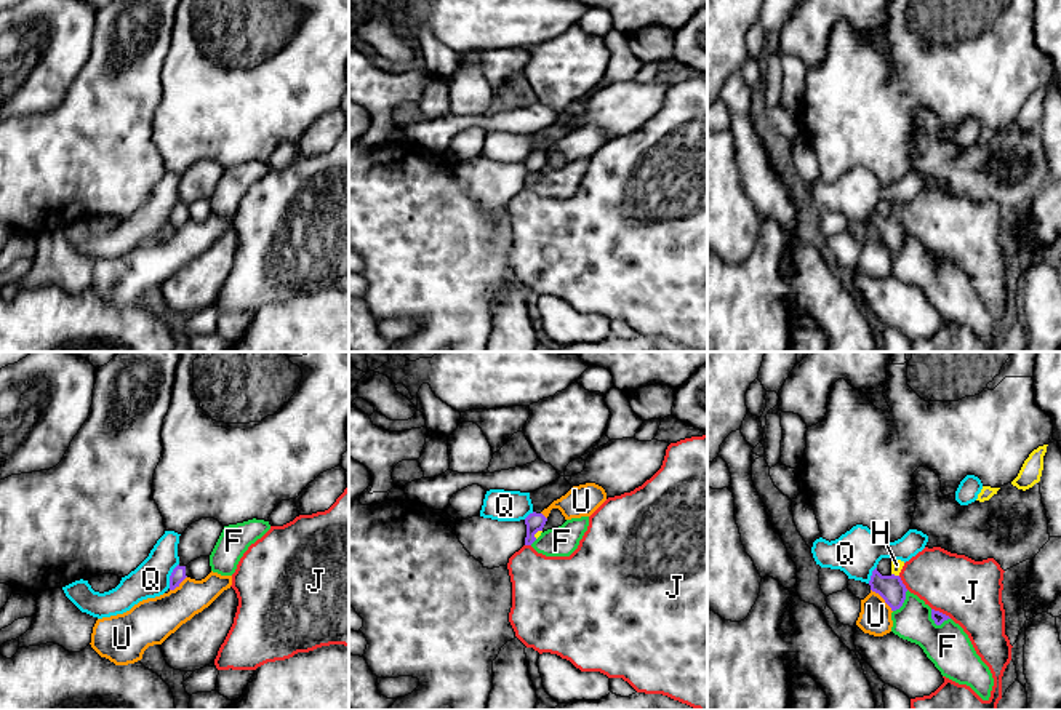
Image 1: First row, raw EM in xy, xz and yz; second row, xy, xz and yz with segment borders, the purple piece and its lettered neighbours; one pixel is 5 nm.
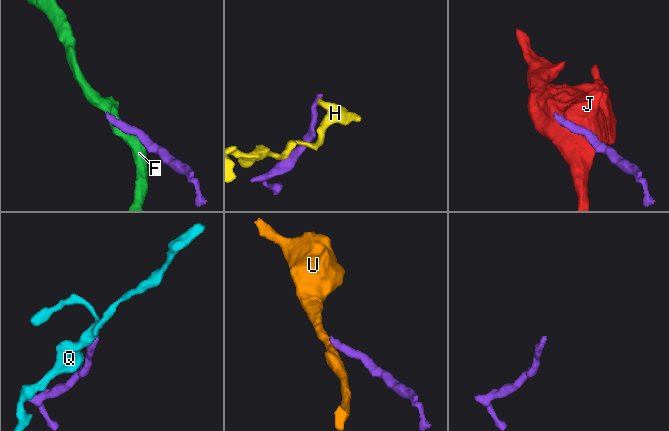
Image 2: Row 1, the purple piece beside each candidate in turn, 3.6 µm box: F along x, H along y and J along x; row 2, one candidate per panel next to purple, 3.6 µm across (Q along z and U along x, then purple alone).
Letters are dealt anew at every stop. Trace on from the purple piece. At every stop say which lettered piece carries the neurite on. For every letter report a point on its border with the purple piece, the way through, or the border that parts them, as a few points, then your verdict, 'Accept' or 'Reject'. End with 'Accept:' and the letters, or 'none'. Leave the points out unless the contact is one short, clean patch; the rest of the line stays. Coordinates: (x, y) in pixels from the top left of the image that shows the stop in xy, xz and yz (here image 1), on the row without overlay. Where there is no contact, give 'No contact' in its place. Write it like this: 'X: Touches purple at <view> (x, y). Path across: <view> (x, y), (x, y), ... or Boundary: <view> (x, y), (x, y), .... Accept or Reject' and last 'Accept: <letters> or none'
F: Touches purple at yz (936, 266). Reject
H: Touches purple at yz (893, 216). Boundary: yz (892, 215), (898, 218). Reject
J: Touches purple at yz (941, 255). Reject
Q: Touches purple at xy (170, 218). Boundary: xy (178, 205), (170, 218), (168, 229). Reject
U: Touches purple at yz (884, 240). Boundary: yz (871, 231), (892, 253). Reject
Accept: none

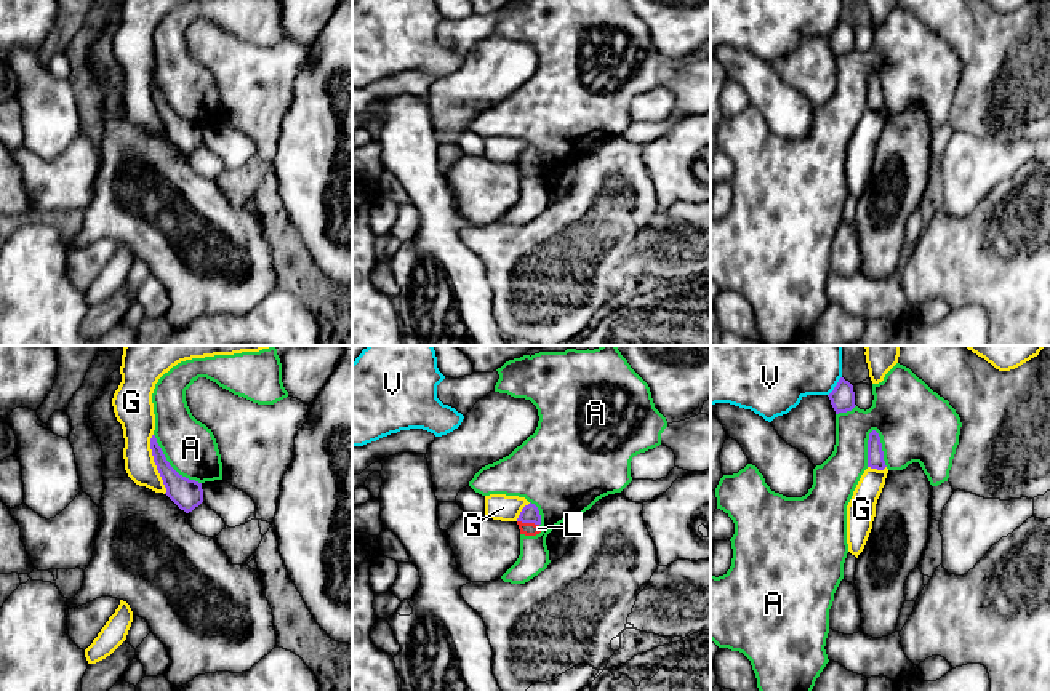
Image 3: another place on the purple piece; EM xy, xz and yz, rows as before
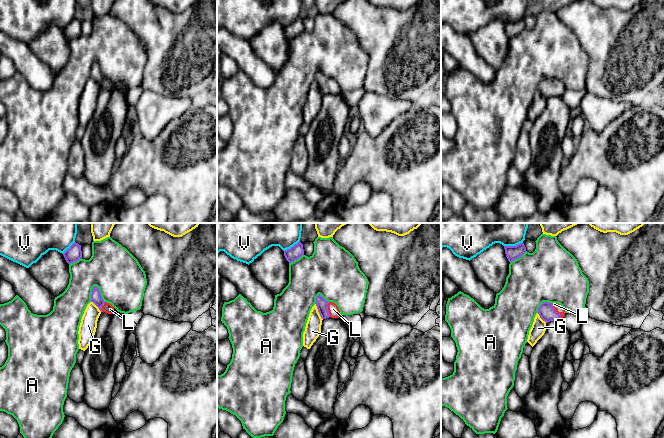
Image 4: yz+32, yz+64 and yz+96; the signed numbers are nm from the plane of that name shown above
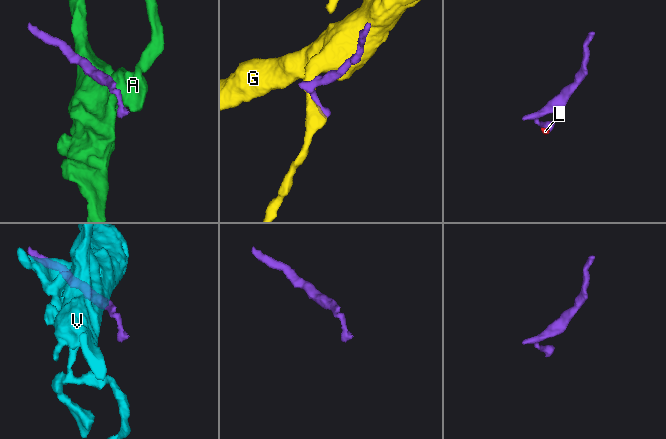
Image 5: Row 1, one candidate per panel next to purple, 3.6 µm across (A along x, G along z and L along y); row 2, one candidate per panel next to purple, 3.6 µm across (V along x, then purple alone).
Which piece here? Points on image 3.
A: Touches purple at yz (881, 90). Reject
G: Touches purple at xy (156, 106). Boundary: xy (152, 75), (151, 96), (165, 135). Reject
L: Touches purple at xz (529, 163). Path across: xz (530, 155), (529, 163), (525, 170). Accept
V: Touches purple at yz (836, 27). Reject
Accept: L

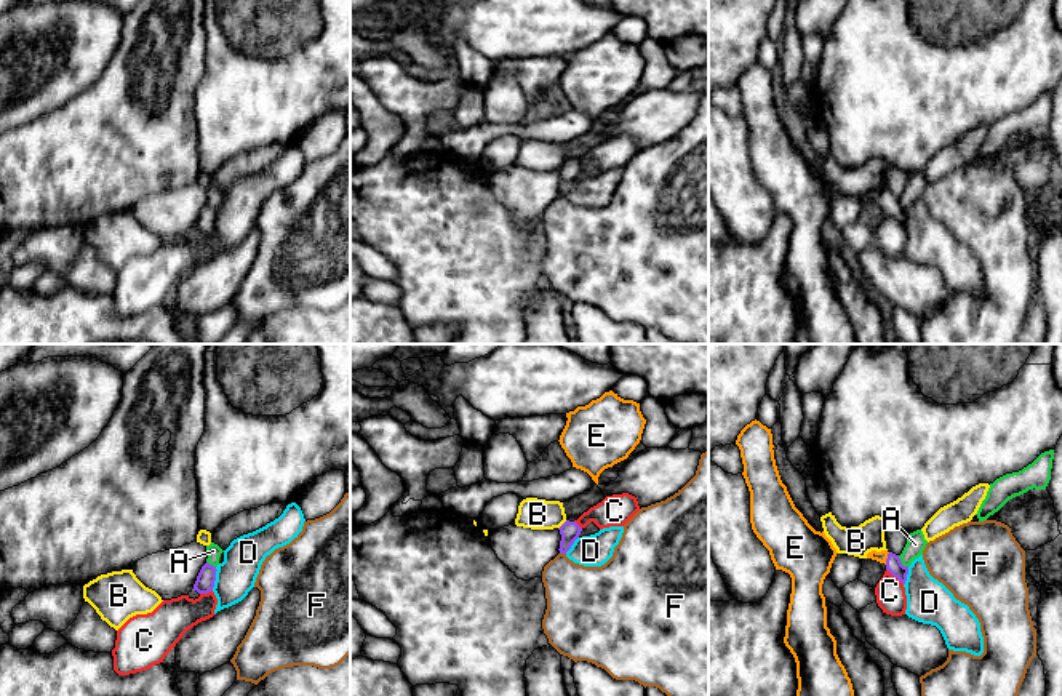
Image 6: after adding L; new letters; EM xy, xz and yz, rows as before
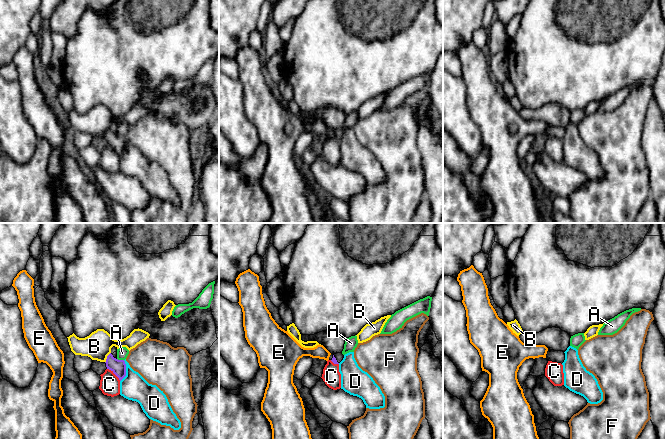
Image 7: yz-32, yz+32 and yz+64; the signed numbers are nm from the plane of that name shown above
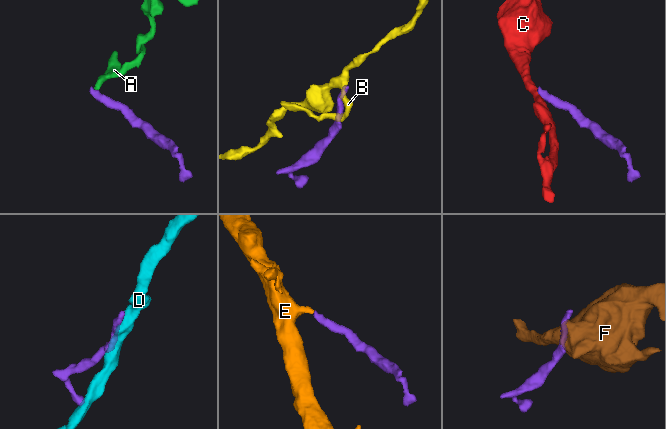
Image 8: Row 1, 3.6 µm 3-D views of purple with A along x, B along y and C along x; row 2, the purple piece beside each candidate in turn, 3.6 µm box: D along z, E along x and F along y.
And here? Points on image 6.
A: Touches purple at yz (901, 204). Boundary: yz (898, 197), (907, 208). Reject
B: Touches purple at xz (562, 167). Boundary: xz (566, 162), (558, 170). Reject
C: Touches purple at yz (894, 218). Boundary: yz (886, 210), (902, 226). Reject
D: Touches purple at xy (215, 220). Reject
E: Touches purple at yz (886, 200). Path across: yz (893, 204), (886, 200), (882, 197). Accept
F: Touches purple at xz (563, 194). Reject
Accept: E

